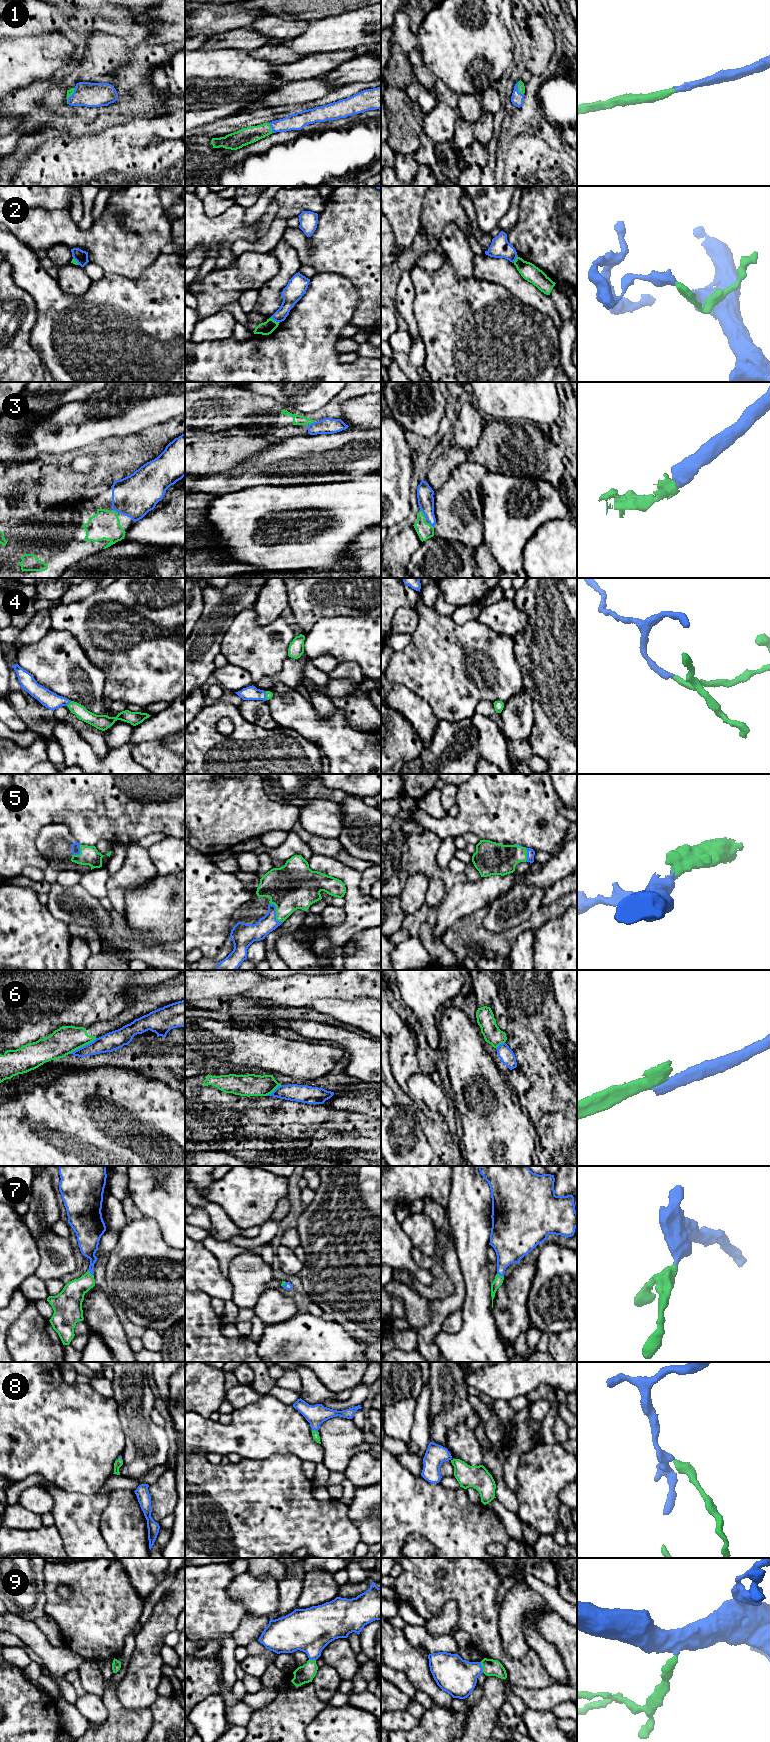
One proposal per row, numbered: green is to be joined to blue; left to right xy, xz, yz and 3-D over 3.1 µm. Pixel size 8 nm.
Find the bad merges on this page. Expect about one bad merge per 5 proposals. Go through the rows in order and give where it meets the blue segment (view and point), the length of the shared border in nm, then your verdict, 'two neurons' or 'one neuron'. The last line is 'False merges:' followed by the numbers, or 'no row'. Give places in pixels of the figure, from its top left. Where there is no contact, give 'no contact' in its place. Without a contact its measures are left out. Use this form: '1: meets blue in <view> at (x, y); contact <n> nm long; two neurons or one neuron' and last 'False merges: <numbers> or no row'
1: meets blue in yz at (517, 88); contact 120 nm long; one neuron
2: meets blue in xz at (275, 320); contact 90 nm long; two neurons
3: meets blue in yz at (423, 513); contact 80 nm long; one neuron
4: meets blue in xy at (68, 703); contact 60 nm long; one neuron
5: meets blue in xz at (275, 913); contact 190 nm long; one neuron
6: meets blue in xy at (83, 1046); contact 260 nm long; two neurons
7: meets blue in yz at (500, 1275); contact 70 nm long; one neuron
8: meets blue in xz at (315, 1430); contact 50 nm long; one neuron
9: meets blue in yz at (482, 1667); contact 90 nm long; one neuron
False merges: 2, 6

